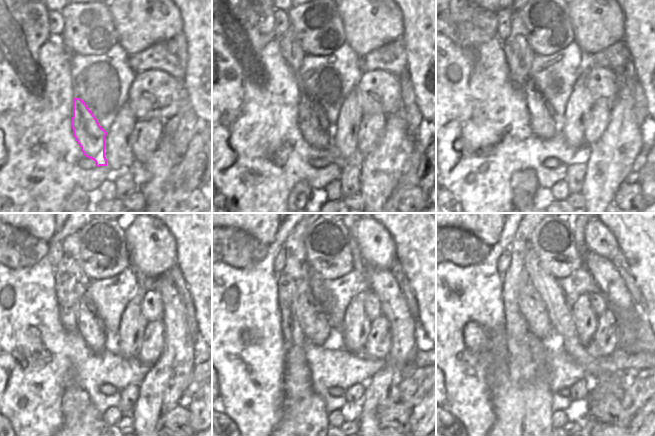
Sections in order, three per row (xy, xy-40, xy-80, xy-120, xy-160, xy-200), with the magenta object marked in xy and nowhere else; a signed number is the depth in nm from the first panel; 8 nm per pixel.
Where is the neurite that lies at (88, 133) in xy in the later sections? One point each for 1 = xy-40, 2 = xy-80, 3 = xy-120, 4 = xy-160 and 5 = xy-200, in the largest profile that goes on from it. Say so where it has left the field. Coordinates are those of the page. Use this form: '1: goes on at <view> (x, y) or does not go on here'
1: goes on at xy-40 (315, 129)
2: goes on at xy-80 (541, 122)
3: goes on at xy-120 (89, 324)
4: goes on at xy-160 (315, 325)
5: goes on at xy-200 (532, 308)

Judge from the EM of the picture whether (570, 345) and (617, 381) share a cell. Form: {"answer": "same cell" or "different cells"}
{"answer": "same cell"}

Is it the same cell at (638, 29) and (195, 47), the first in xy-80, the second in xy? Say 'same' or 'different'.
same

